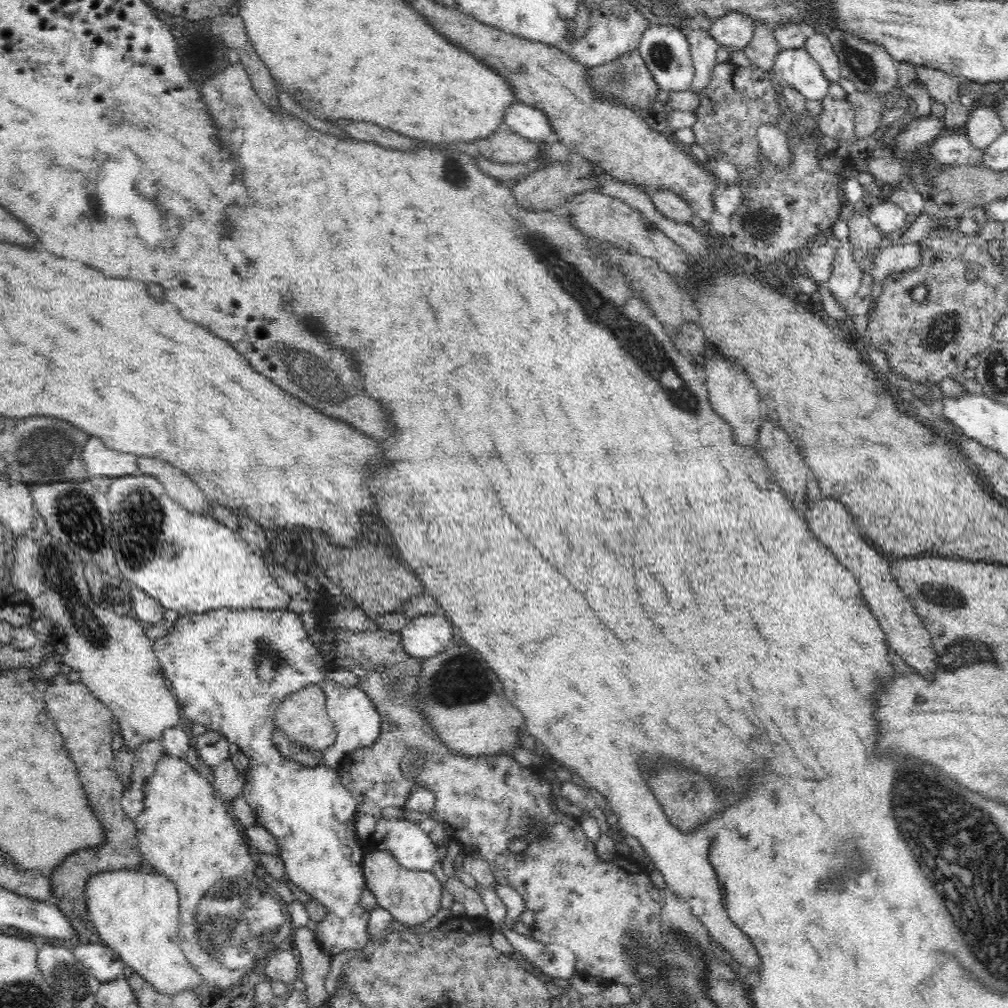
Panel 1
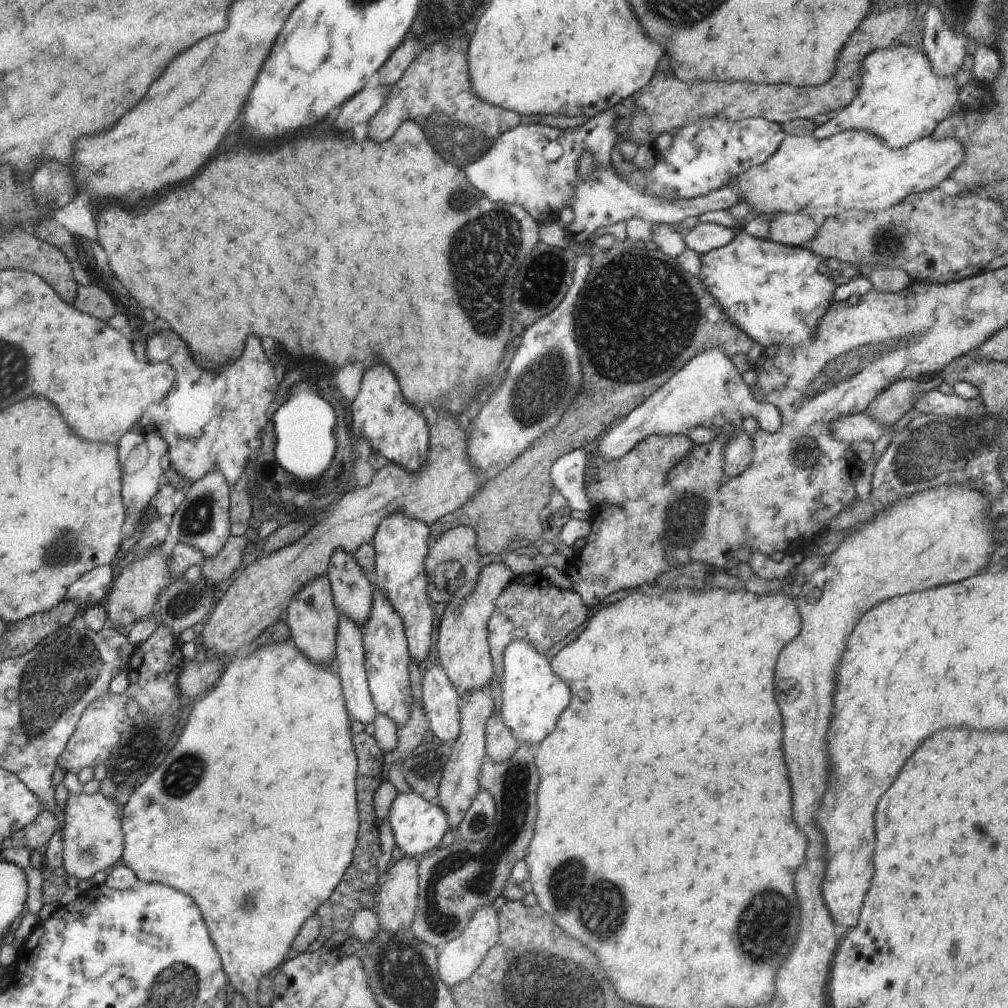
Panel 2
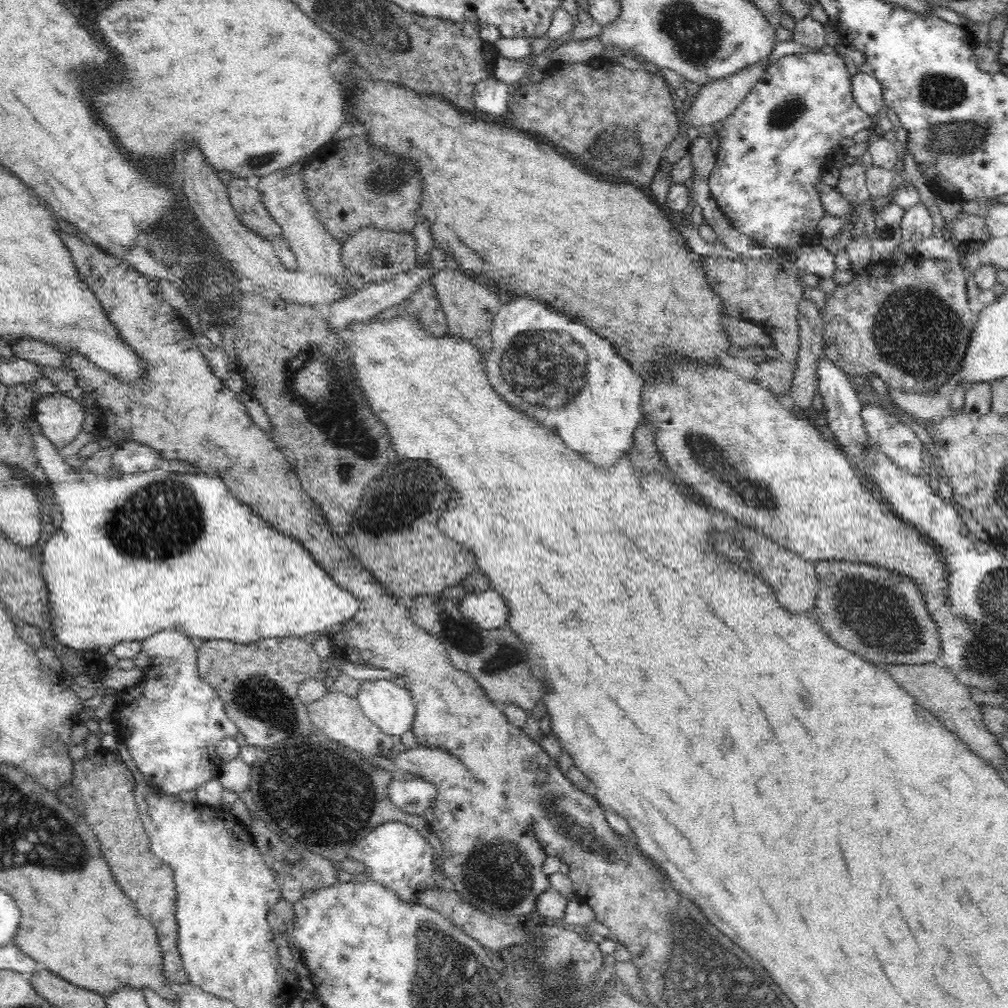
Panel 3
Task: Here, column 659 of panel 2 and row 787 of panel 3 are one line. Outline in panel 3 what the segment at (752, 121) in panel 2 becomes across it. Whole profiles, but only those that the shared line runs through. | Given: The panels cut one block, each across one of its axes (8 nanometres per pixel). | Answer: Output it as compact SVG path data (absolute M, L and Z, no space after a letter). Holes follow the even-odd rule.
M166 629L141 641L143 650L152 659L146 678L130 693L117 695L118 707L113 714L116 735L120 738L123 753L135 772L144 775L157 791L178 796L180 792L197 789L219 774L222 760L216 754L216 745L226 737L238 734L238 727L226 715L224 701L216 689L200 678L197 649L192 639L177 630Z

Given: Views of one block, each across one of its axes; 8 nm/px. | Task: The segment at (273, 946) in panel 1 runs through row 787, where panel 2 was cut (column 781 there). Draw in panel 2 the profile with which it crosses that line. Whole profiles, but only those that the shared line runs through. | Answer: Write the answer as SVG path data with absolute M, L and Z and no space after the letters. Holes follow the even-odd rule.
M844 131L825 139L816 139L812 135L786 136L772 158L764 164L742 172L740 176L726 182L732 186L751 211L770 219L775 214L800 213L809 216L821 225L827 218L839 215L850 209L878 212L900 204L910 194L918 194L932 188L939 188L954 168L964 162L964 148L954 138L932 140L932 137L922 138L912 144L890 150L879 136L870 132Z

